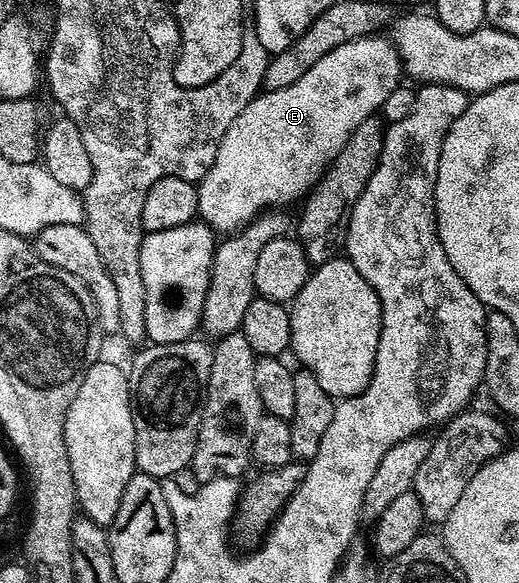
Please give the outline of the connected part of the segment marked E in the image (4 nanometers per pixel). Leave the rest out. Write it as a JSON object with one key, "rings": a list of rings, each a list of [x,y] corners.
{"rings":[[[382,34],[361,36],[344,46],[336,46],[304,74],[292,86],[280,90],[262,90],[238,117],[228,126],[224,138],[218,144],[214,165],[206,176],[197,181],[198,216],[218,234],[238,231],[259,214],[275,206],[286,206],[293,200],[301,201],[316,184],[322,173],[340,154],[350,135],[360,122],[371,119],[374,111],[389,101],[389,95],[403,83],[404,73],[398,49],[393,39]]]}

